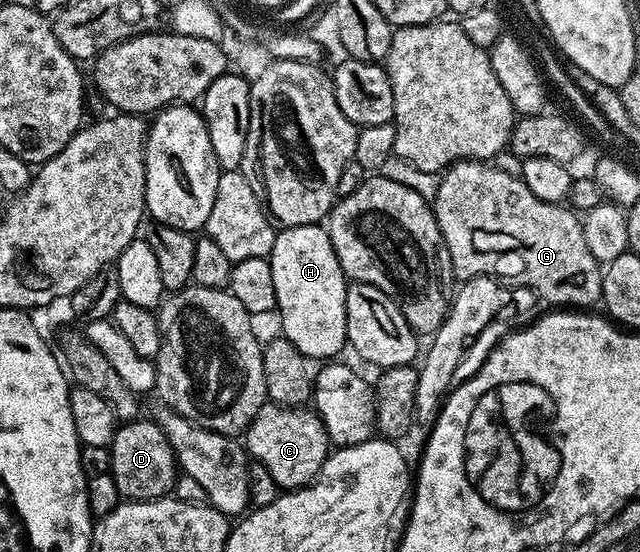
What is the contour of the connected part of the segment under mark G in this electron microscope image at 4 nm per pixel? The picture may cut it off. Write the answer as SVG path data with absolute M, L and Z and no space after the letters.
M458 160L441 173L442 181L440 182L440 188L436 193L432 207L436 222L440 226L440 234L448 246L450 264L454 267L455 277L459 281L465 282L474 279L476 276L493 276L514 286L530 288L534 291L534 295L538 297L539 301L546 303L547 300L550 306L561 306L566 310L586 310L591 307L589 304L597 305L602 298L603 265L588 250L581 219L569 207L562 204L549 204L540 198L536 198L536 194L532 194L532 190L528 190L528 186L522 181L521 175L514 173L513 176L512 173L505 172L502 168L493 168L494 166L493 163L480 160Z

